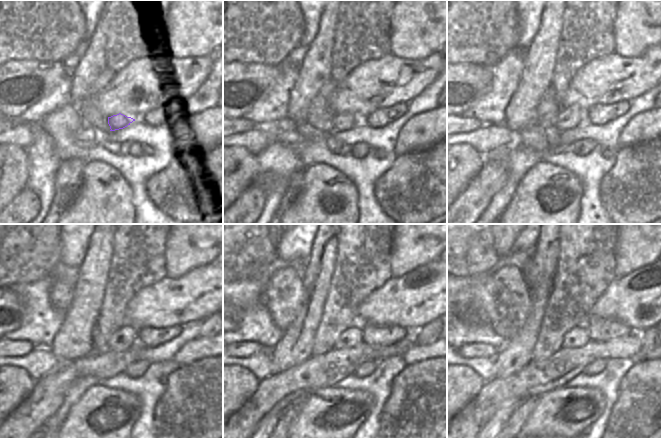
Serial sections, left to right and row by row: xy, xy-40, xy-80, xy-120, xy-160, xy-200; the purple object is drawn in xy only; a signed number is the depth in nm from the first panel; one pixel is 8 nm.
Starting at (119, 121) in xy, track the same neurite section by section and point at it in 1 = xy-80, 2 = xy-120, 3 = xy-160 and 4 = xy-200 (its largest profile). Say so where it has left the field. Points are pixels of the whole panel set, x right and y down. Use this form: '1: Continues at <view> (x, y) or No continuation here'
1: Continues at xy-80 (570, 117)
2: Continues at xy-120 (127, 336)
3: Continues at xy-160 (351, 337)
4: Continues at xy-200 (577, 337)

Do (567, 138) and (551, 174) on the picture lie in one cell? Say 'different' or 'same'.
different

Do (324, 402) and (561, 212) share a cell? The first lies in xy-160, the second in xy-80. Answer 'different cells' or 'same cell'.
same cell

